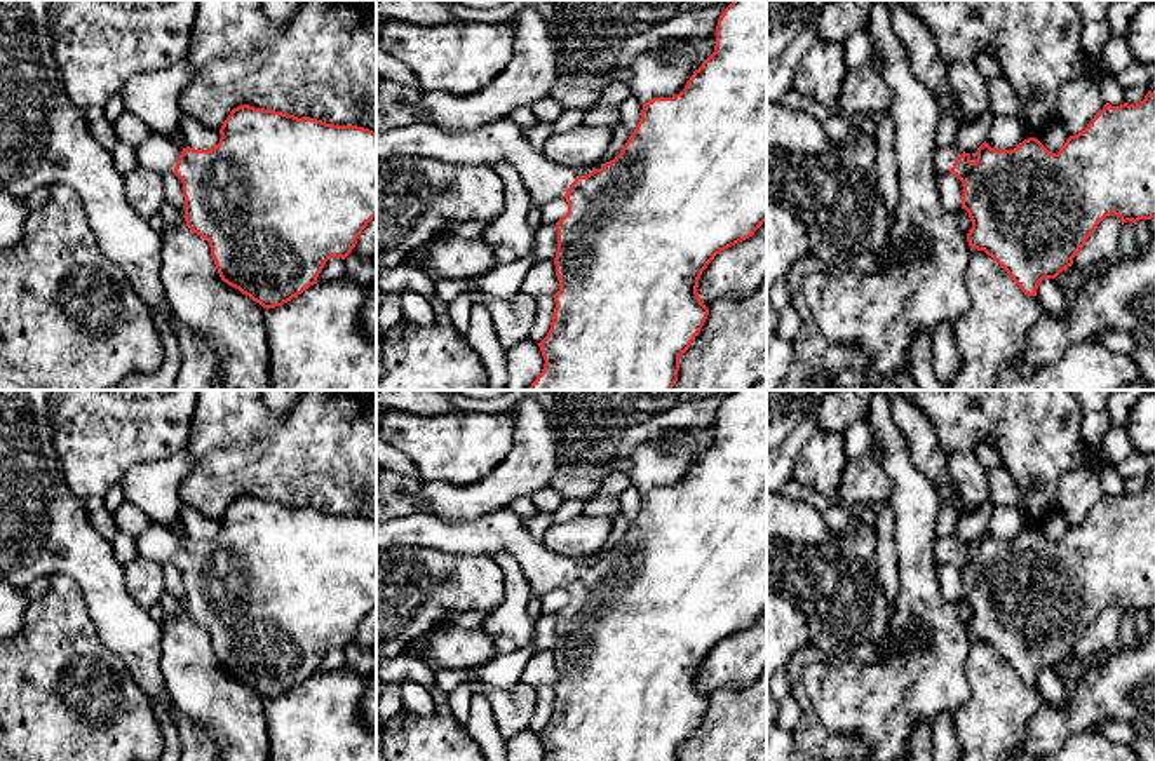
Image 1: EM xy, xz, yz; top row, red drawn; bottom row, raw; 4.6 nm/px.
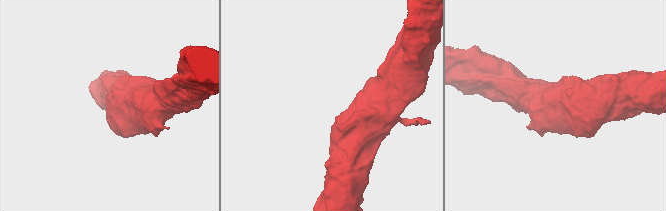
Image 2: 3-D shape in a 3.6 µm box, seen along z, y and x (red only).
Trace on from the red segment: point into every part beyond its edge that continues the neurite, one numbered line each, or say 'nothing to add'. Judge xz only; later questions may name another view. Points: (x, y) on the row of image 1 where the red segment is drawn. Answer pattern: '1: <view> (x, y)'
1: xz (500, 141)

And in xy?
1: xy (159, 154)

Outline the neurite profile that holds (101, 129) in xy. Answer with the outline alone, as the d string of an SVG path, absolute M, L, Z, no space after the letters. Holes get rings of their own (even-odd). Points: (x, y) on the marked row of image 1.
M105 117L89 122L89 132L106 150L111 150L118 143L113 125Z

